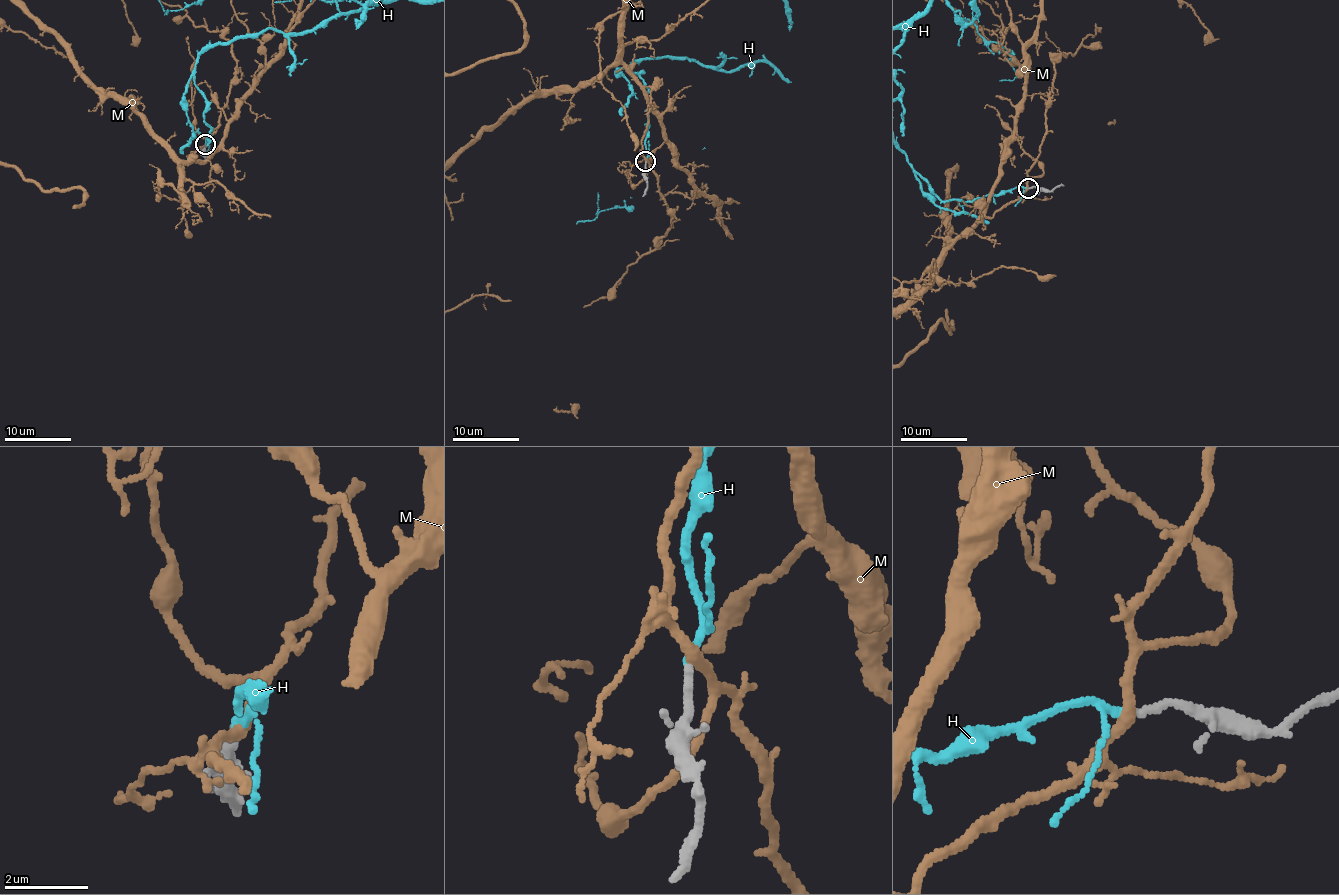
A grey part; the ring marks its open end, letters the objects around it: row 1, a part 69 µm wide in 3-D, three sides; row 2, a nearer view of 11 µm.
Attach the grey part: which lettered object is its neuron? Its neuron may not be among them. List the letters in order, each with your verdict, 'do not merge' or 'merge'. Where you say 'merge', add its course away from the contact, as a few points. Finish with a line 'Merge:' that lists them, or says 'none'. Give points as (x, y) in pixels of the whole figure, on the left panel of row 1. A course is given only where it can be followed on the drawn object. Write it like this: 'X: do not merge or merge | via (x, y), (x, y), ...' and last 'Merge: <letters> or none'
H: merge
M: do not merge
Merge: H

